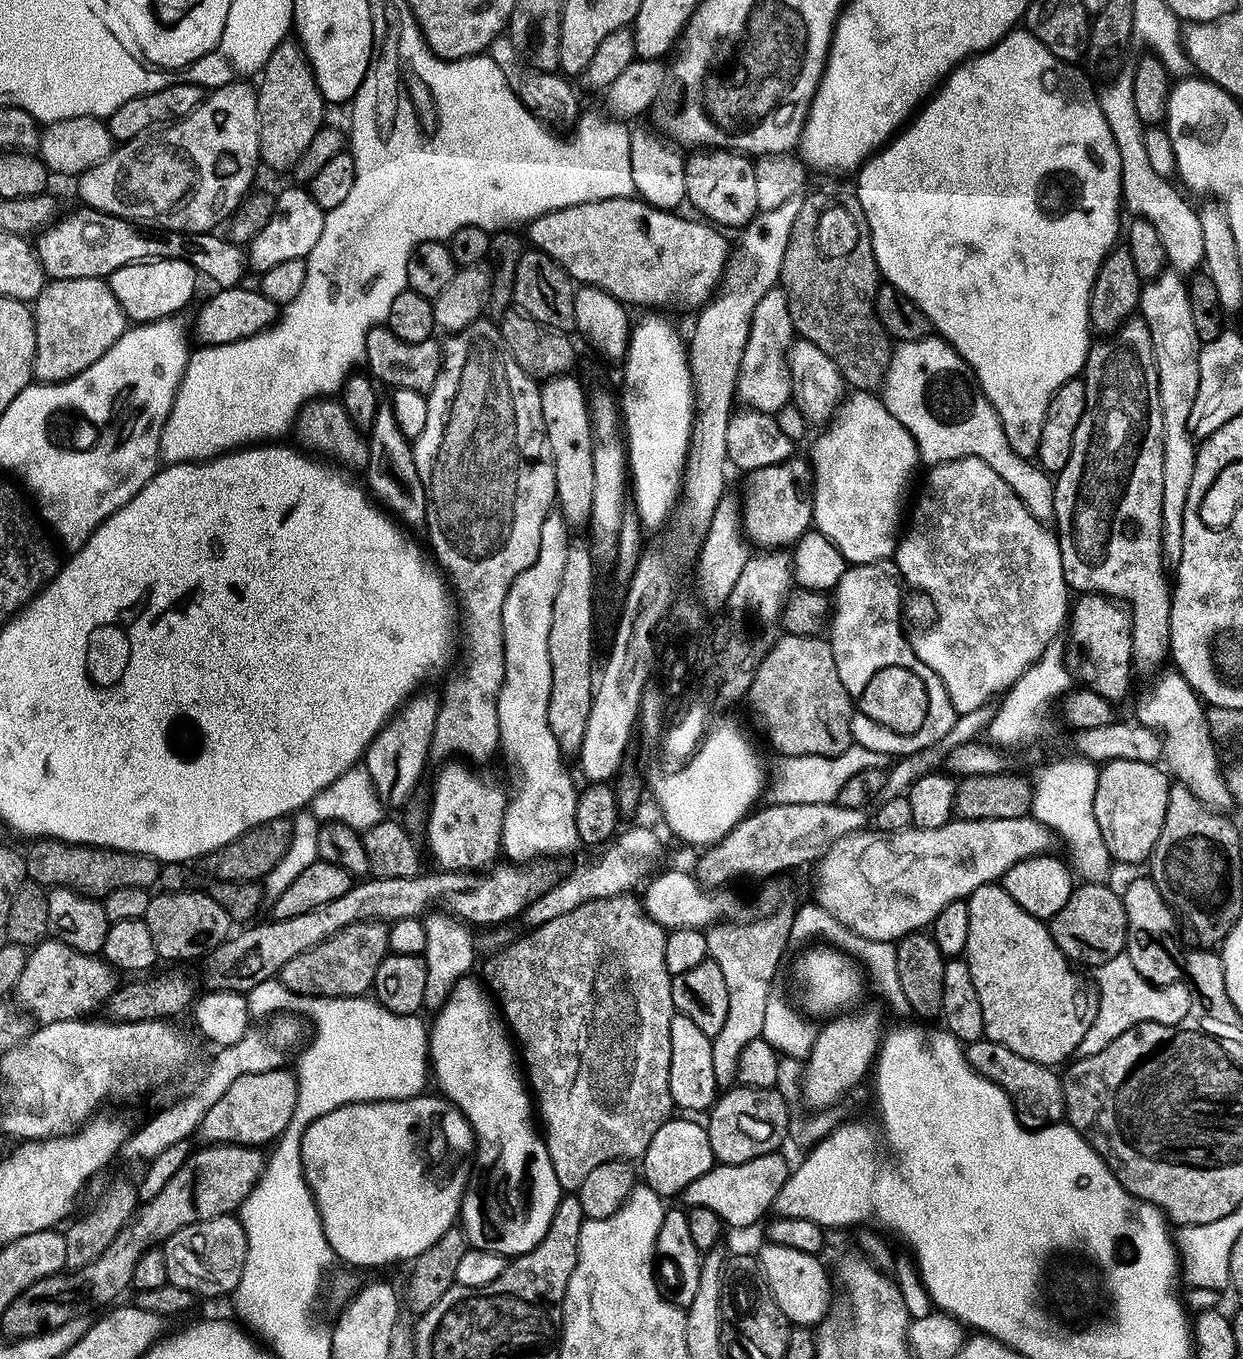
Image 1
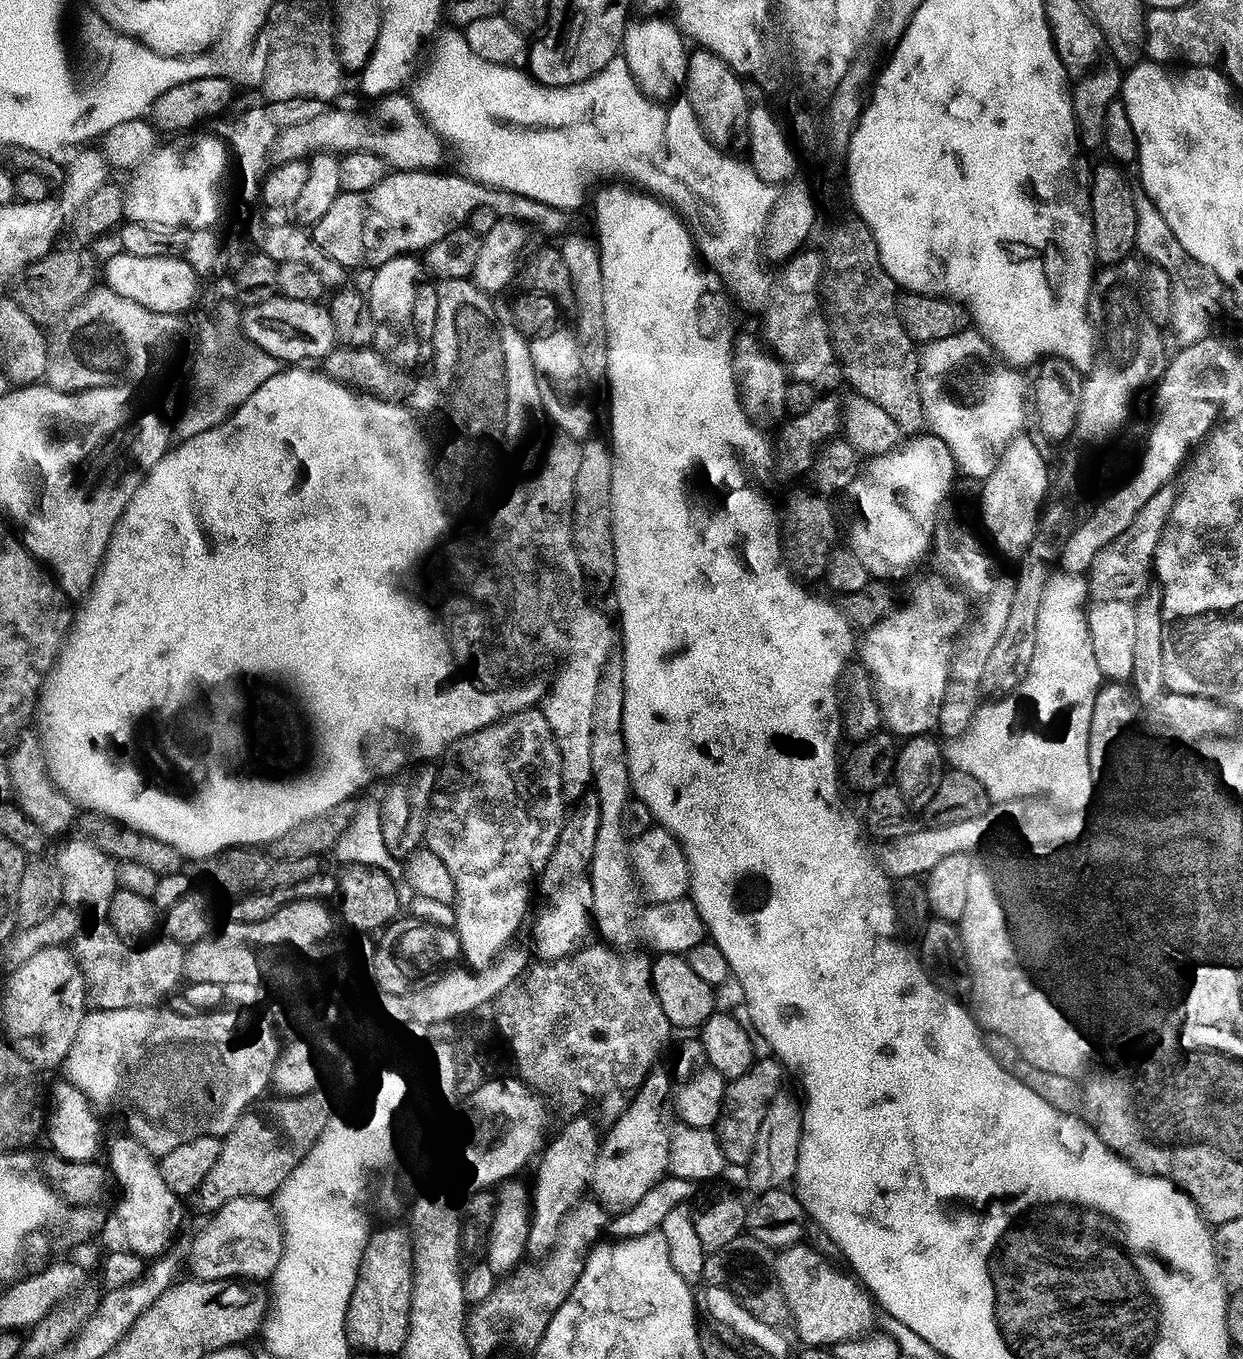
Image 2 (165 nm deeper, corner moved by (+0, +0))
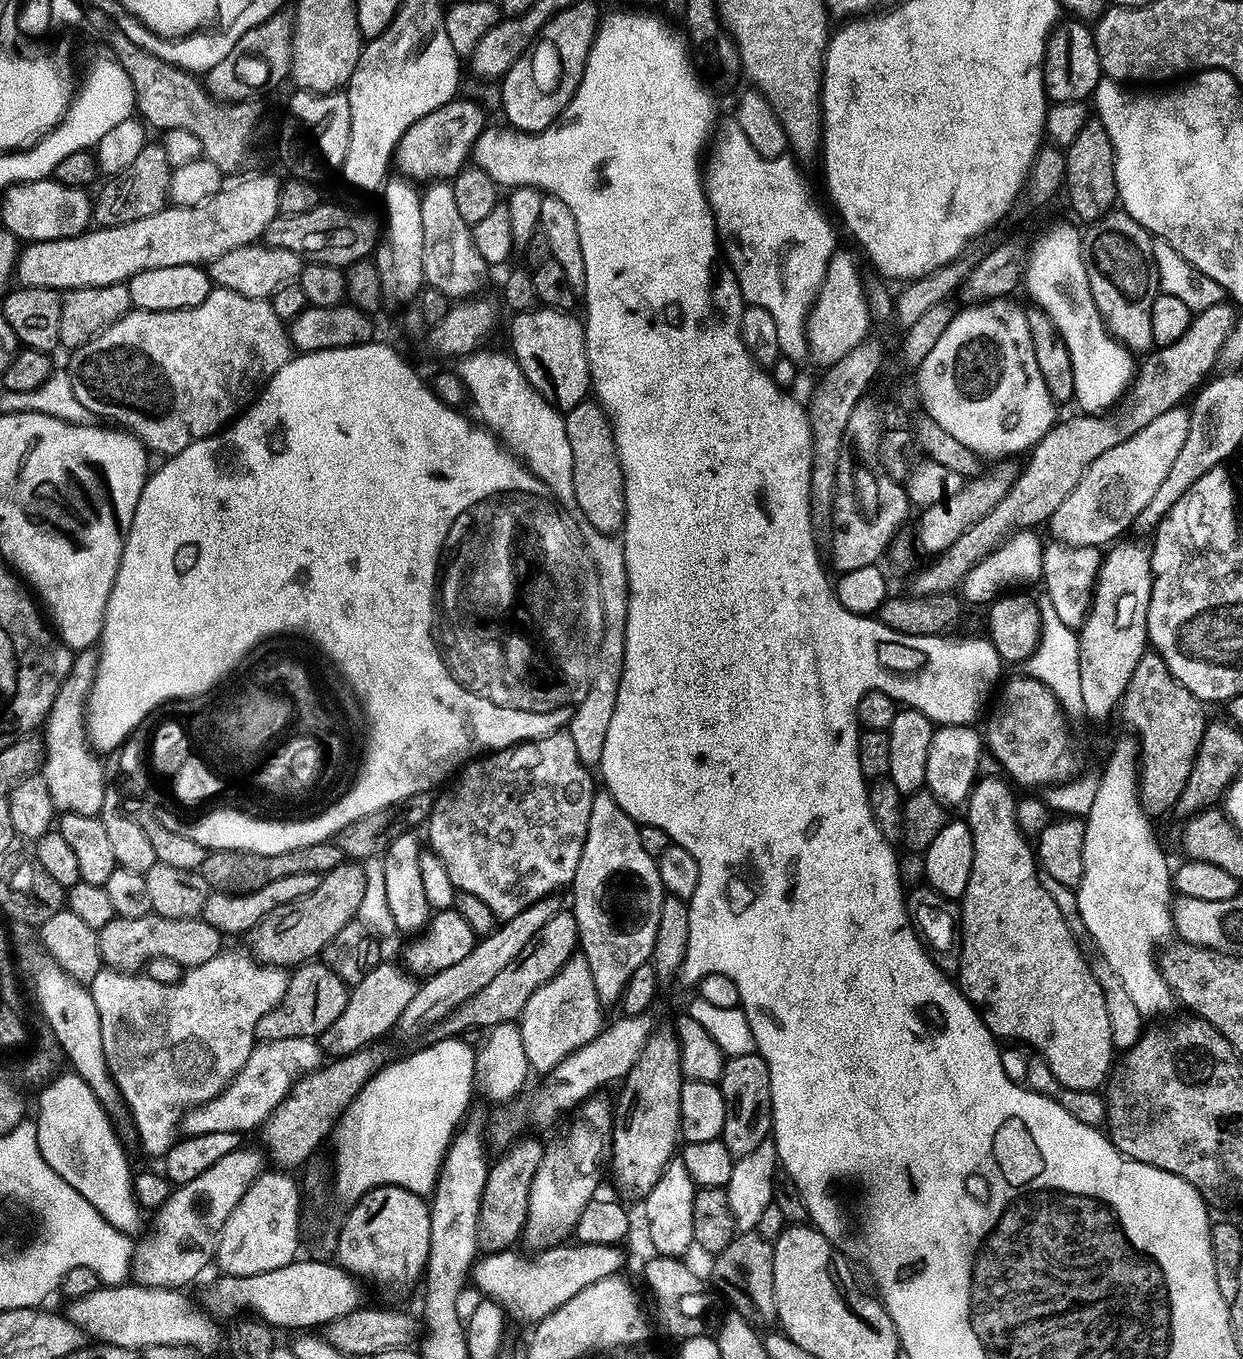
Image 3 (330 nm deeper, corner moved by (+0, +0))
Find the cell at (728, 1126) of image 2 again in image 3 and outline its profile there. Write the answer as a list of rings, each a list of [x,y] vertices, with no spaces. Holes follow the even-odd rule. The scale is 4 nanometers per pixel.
[[[757,1051],[741,1056],[730,1056],[724,1061],[719,1078],[722,1098],[726,1102],[726,1126],[723,1141],[733,1158],[752,1153],[764,1140],[772,1136],[772,1095],[770,1070]]]

